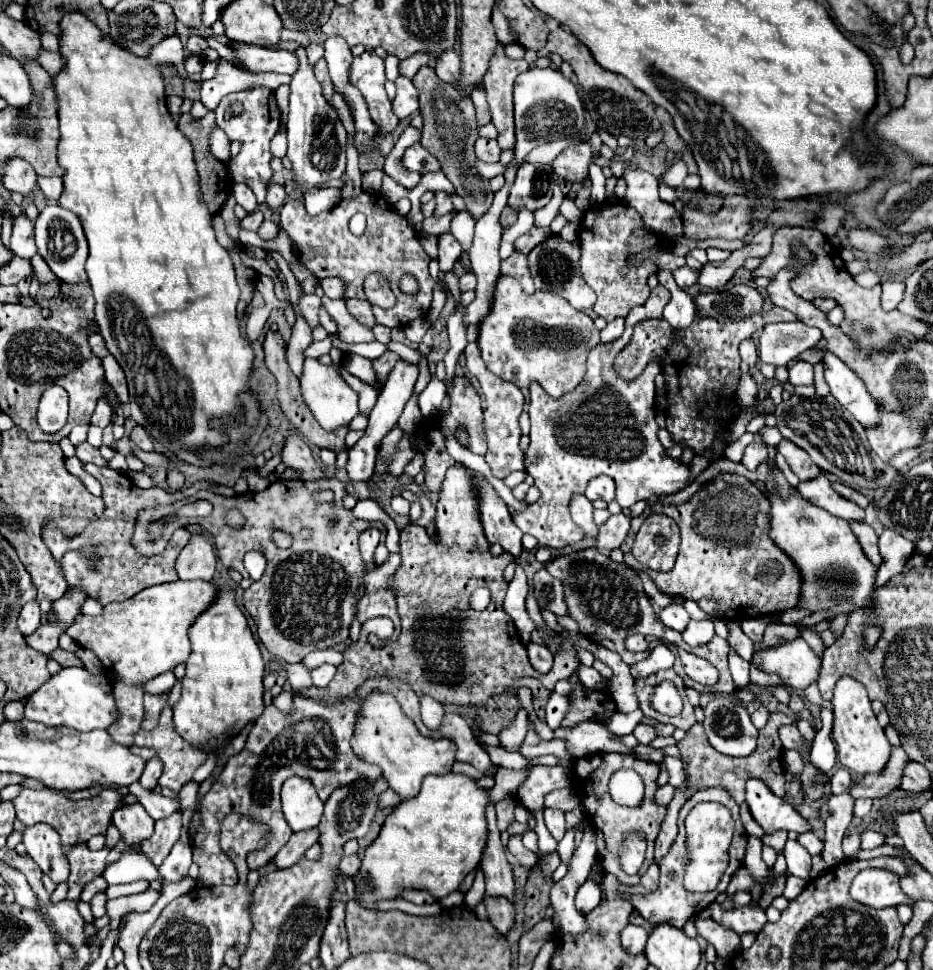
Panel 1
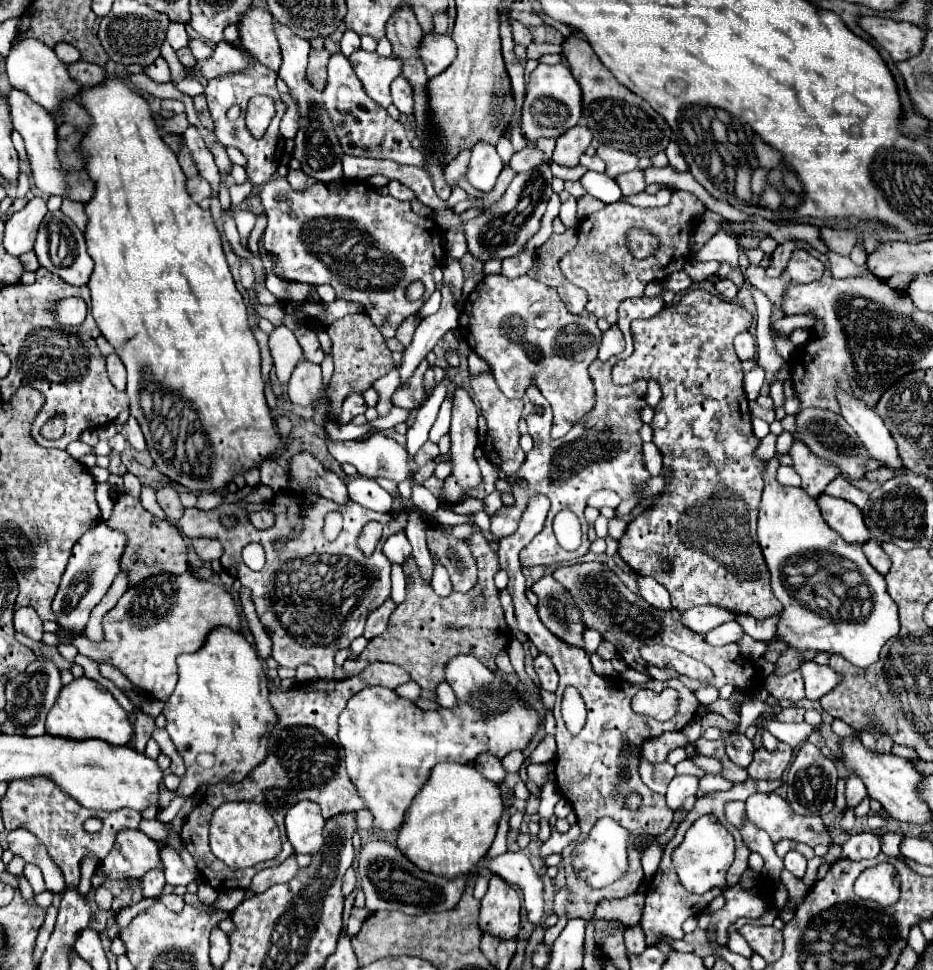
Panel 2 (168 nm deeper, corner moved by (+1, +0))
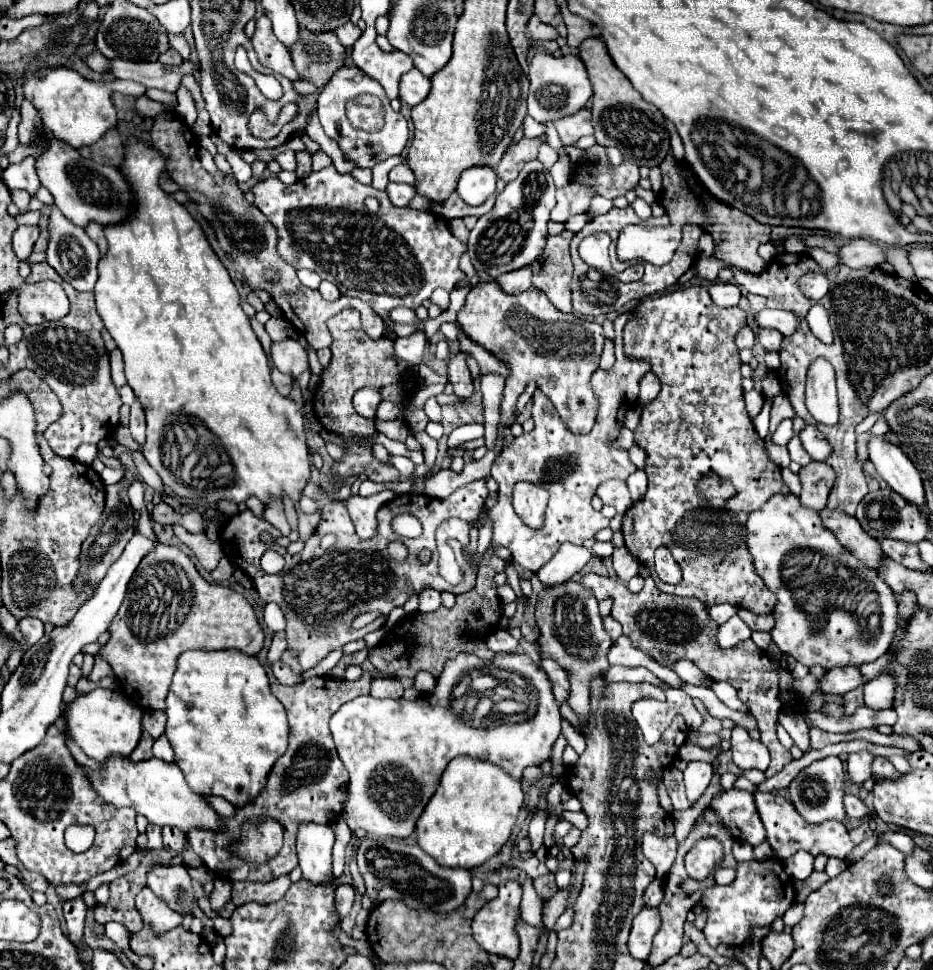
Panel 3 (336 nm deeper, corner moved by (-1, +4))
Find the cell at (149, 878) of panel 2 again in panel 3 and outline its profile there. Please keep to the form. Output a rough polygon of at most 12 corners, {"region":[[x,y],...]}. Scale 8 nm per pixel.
{"region":[[149,886],[137,894],[135,906],[143,922],[157,932],[181,924],[161,896]]}

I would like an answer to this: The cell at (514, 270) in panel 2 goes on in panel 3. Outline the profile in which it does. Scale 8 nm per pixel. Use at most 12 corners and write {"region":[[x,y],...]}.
{"region":[[531,266],[505,272],[497,278],[509,294],[531,286]]}

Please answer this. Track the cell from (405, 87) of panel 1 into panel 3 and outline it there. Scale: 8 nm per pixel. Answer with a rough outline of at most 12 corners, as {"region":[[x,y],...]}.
{"region":[[417,68],[401,76],[399,100],[417,106],[431,82]]}

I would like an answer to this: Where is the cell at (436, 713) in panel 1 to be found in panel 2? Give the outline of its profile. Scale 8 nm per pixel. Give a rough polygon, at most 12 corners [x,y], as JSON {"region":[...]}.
{"region":[[415,682],[399,684],[395,692],[407,700],[417,700],[421,688]]}

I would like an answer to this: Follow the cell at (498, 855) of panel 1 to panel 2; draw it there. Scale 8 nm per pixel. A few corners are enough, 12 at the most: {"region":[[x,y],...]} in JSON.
{"region":[[493,876],[481,900],[479,928],[513,940],[520,929],[519,894]]}

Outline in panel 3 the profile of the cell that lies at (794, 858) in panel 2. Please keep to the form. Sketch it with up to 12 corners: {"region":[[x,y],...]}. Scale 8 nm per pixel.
{"region":[[799,850],[783,860],[791,878],[805,880],[813,872],[813,856]]}

